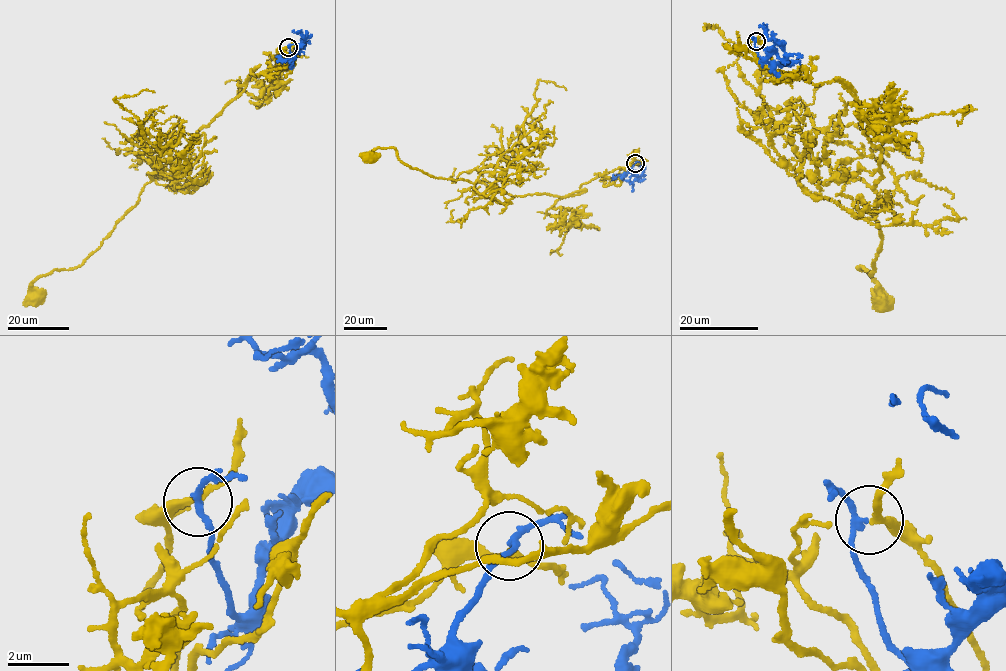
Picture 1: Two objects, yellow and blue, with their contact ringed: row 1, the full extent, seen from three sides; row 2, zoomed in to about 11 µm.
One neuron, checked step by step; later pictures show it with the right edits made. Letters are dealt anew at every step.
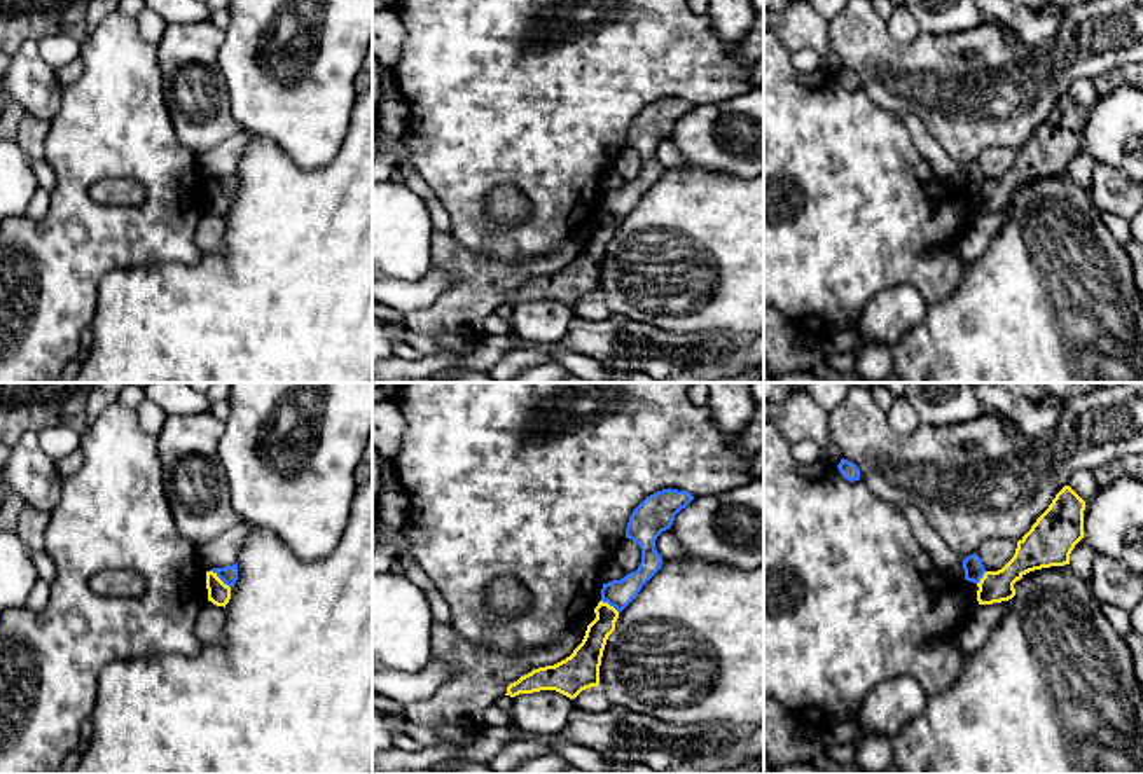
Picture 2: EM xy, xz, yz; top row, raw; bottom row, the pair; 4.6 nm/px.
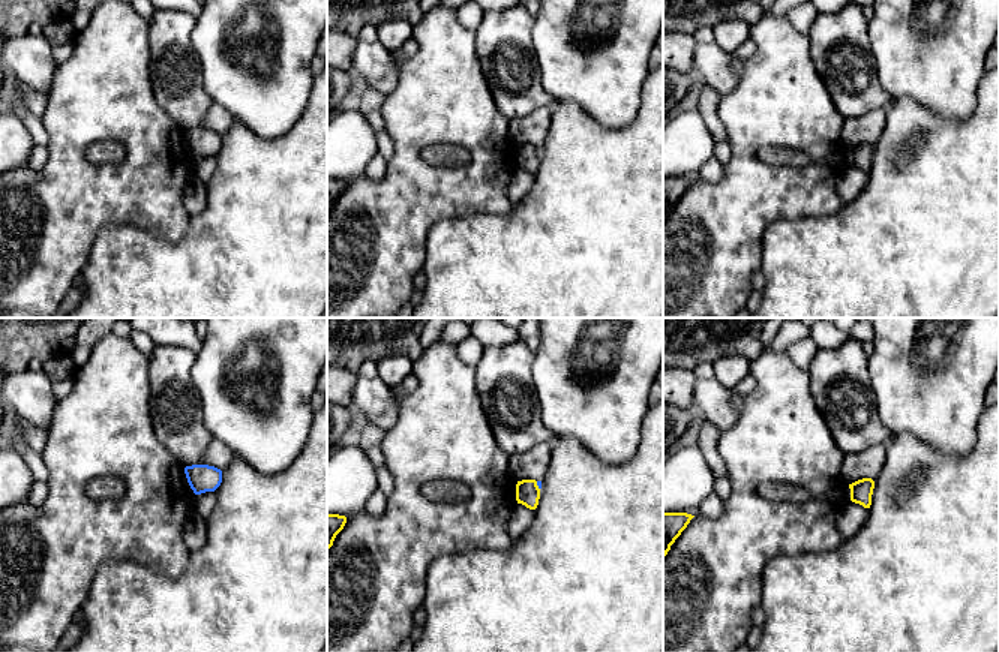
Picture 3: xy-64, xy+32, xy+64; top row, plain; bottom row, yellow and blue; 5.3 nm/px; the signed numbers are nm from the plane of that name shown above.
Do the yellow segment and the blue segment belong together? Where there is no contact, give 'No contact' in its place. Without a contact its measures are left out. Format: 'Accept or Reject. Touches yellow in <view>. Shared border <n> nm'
Reject. Touches yellow in xy. Shared border 130 nm

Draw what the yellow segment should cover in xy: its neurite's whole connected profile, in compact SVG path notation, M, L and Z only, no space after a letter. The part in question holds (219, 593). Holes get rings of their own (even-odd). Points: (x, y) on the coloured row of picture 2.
M206 571L206 589L208 589L208 601L211 601L217 606L224 606L231 599L231 587L225 585L217 573Z

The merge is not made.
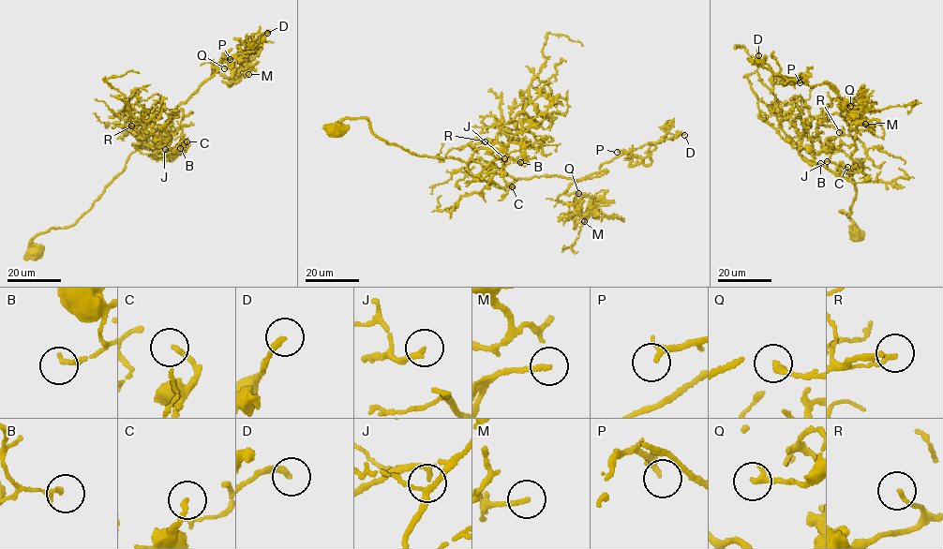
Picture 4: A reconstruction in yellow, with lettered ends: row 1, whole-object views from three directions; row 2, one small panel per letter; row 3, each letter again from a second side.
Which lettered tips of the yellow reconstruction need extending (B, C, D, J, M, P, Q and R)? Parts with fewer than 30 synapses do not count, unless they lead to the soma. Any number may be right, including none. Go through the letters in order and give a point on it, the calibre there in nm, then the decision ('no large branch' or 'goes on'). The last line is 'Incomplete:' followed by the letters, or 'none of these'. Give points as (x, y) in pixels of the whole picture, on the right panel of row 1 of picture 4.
B: place (820, 163); calibre 180 nm; no large branch
C: place (847, 167); calibre 160 nm; no large branch
D: place (758, 55); calibre 240 nm; goes on
J: place (827, 161); calibre 200 nm; goes on
M: place (865, 124); calibre 170 nm; goes on
P: place (800, 82); calibre 260 nm; no large branch
Q: place (850, 106); calibre 260 nm; no large branch
R: place (839, 132); calibre 140 nm; no large branch
Incomplete: D, J, M

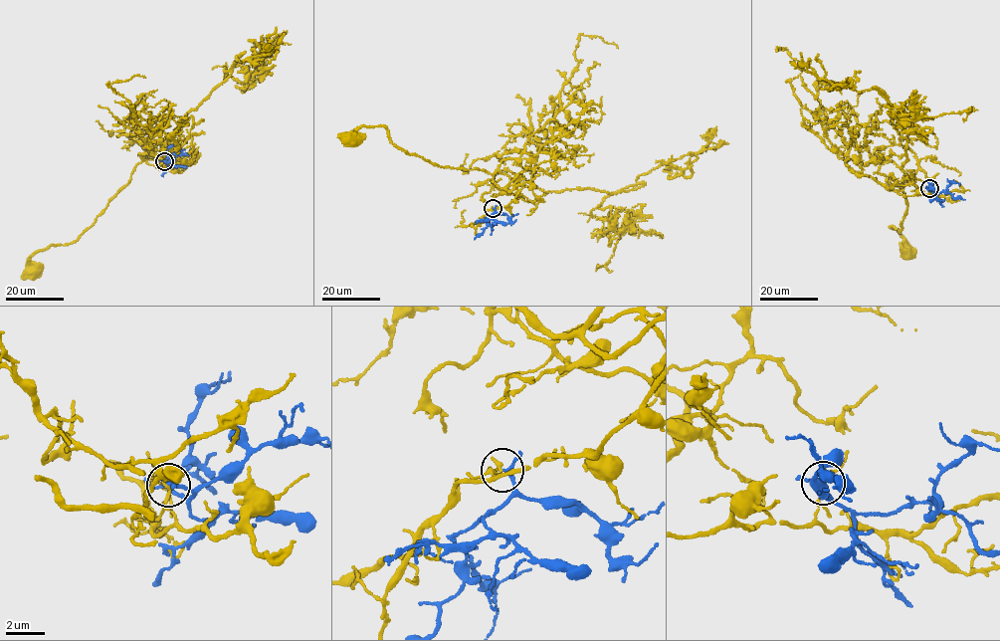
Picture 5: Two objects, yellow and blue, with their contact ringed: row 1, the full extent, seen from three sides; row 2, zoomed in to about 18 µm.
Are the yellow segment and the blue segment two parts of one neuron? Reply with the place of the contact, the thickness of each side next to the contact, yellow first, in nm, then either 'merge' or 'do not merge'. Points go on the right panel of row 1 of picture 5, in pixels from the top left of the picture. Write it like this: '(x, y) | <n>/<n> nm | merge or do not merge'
(929, 188) | 150/160 nm | do not merge

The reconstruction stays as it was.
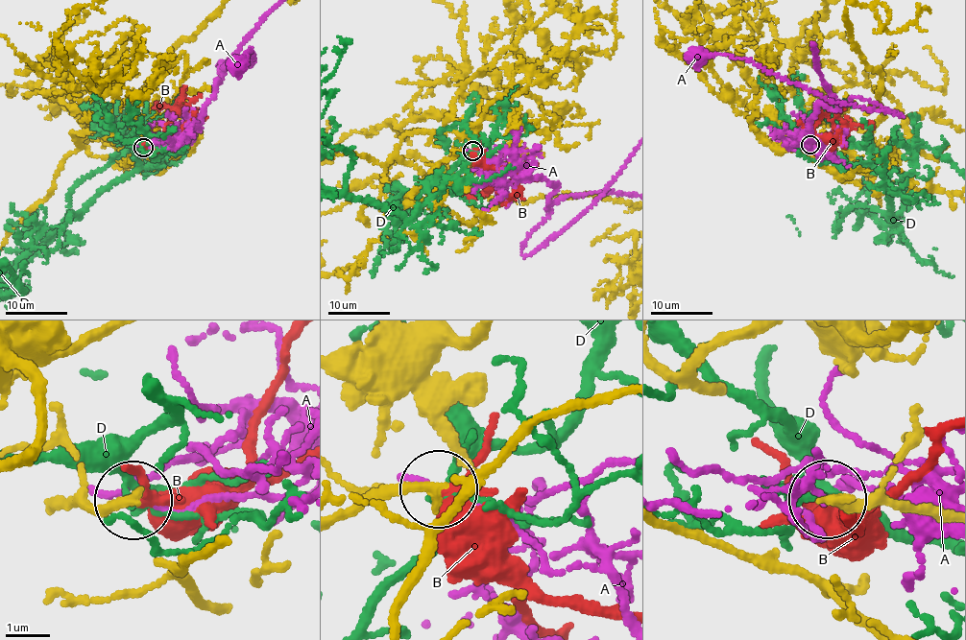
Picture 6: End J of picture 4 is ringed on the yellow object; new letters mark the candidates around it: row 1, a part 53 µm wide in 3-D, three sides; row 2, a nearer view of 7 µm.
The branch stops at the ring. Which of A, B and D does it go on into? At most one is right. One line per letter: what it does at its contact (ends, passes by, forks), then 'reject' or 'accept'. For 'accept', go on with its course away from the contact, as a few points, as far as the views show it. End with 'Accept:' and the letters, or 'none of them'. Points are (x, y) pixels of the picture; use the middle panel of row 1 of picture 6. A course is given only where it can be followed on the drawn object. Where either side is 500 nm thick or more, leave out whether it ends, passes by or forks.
A: it passes by | reject
B: it passes by | accept | via (472, 151), (497, 183), (483, 193), (464, 197)
D: it forks | reject
Accept: B

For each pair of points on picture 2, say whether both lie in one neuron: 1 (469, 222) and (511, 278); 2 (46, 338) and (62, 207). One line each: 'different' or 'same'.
1: different
2: same

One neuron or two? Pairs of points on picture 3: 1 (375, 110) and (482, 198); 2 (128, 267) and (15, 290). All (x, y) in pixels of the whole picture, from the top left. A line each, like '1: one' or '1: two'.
1: two
2: two

